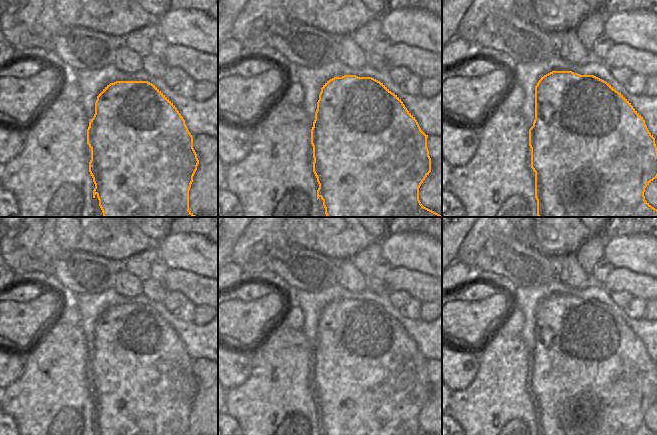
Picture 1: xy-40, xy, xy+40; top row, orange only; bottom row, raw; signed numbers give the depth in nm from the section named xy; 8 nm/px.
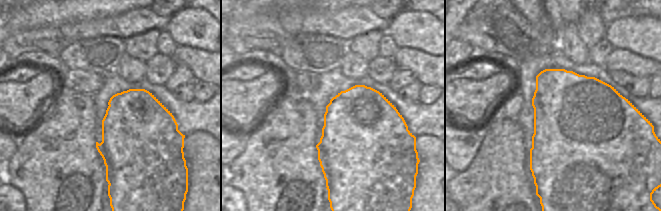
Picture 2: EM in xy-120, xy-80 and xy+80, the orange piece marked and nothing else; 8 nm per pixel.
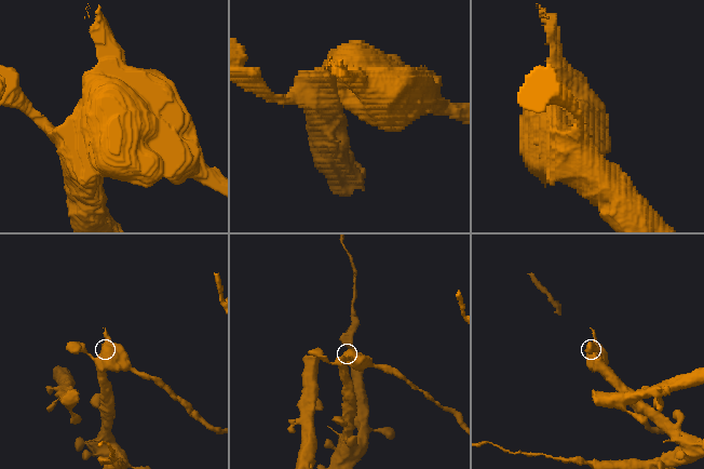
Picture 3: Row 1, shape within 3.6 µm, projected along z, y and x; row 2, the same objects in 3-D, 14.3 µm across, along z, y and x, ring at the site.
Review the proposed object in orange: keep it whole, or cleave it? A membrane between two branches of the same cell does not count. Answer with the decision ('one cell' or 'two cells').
two cells

